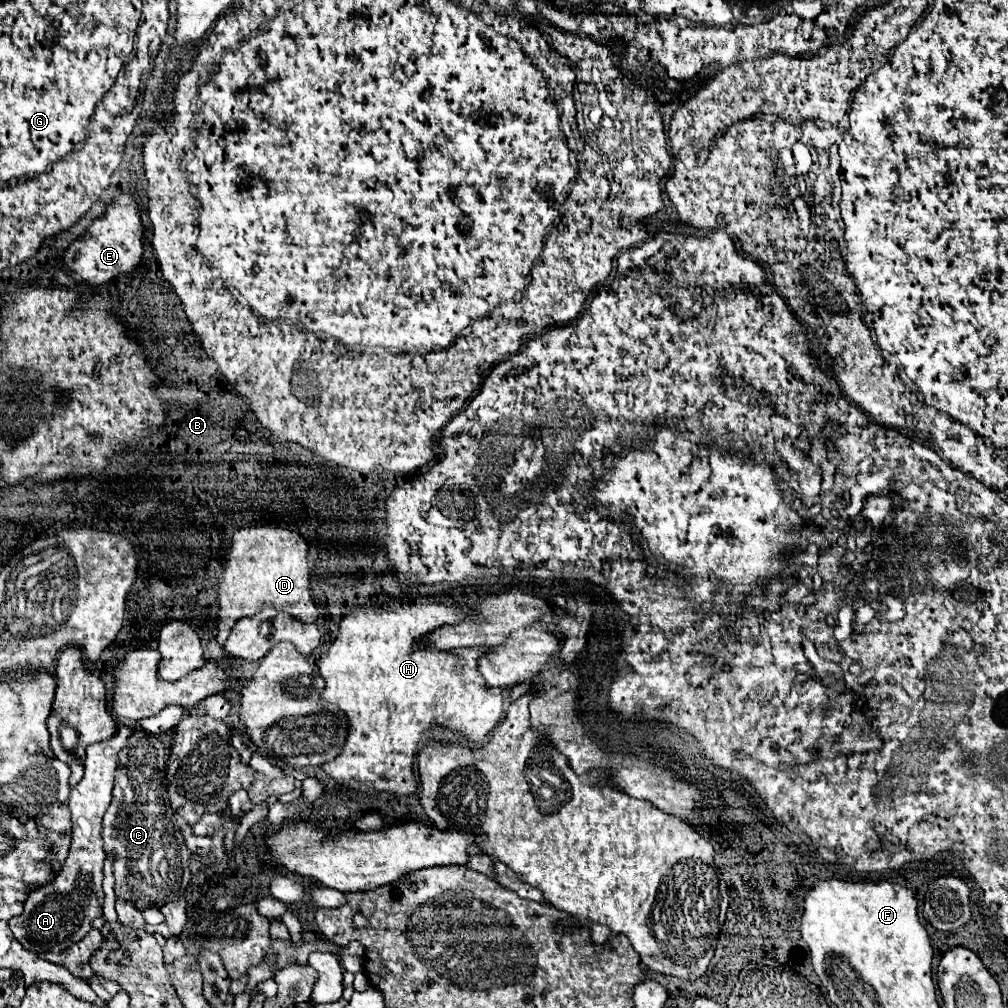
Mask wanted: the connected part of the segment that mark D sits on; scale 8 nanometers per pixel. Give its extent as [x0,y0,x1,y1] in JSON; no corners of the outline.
[218,524,318,644]

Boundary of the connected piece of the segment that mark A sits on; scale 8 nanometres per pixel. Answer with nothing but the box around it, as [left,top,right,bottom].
[8,716,132,952]

